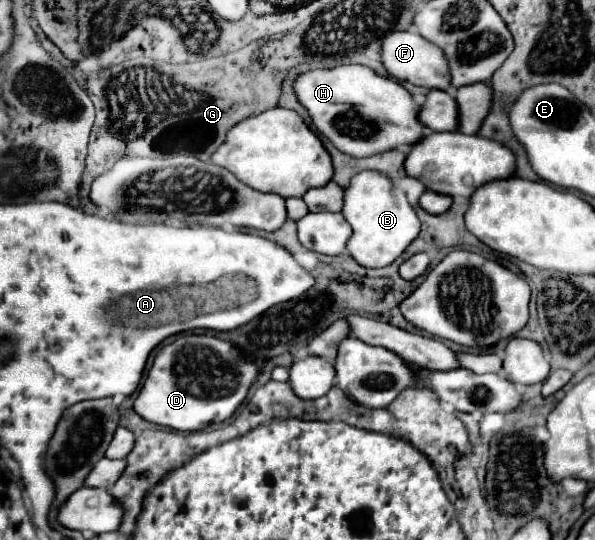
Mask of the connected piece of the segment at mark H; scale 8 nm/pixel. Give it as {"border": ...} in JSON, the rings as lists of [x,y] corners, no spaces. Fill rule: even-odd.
{"border":[[[342,65],[304,73],[296,79],[294,91],[318,131],[324,133],[336,149],[352,157],[372,157],[374,153],[408,147],[430,133],[426,125],[418,121],[420,105],[412,95],[398,81],[382,77],[364,65]]]}

